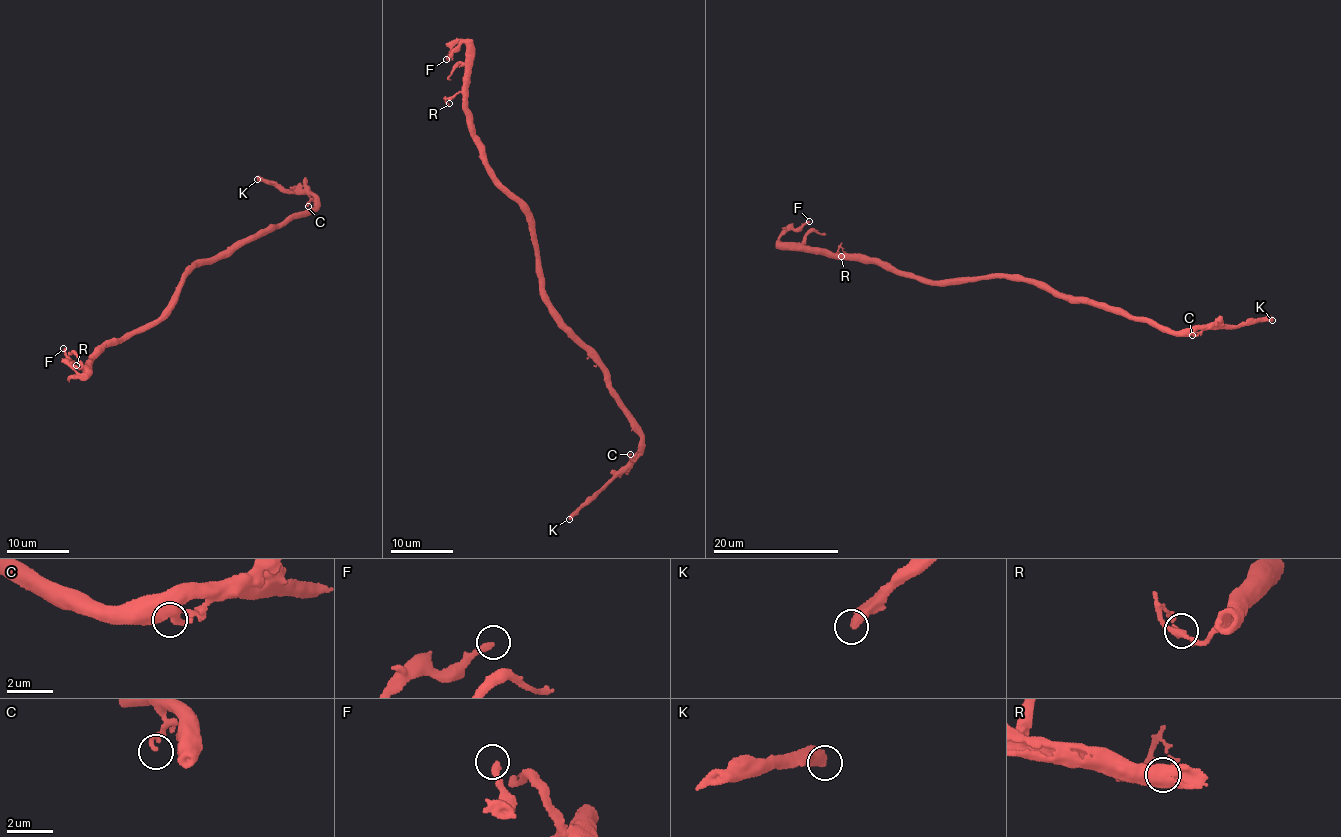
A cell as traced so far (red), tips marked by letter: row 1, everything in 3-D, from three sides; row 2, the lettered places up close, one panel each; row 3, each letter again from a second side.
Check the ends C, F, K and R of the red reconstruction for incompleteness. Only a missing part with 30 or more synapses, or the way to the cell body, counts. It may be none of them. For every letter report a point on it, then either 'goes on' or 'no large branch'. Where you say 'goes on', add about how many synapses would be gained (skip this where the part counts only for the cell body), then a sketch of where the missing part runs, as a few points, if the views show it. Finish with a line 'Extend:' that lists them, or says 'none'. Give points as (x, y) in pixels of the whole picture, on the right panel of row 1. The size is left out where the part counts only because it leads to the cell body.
C: place (1192, 335); no large branch
F: place (809, 221); no large branch
K: place (1272, 320); goes on; 150 synapses; course (1272, 320), (1289, 316), (1307, 325), (1302, 330), (1298, 359), (1289, 373)
R: place (841, 256); no large branch
Extend: K

